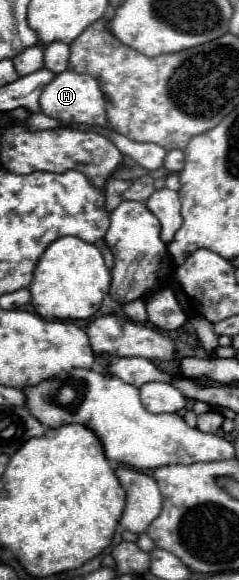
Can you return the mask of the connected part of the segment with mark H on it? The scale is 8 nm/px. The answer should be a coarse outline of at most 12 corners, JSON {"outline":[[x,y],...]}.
{"outline":[[58,73],[42,91],[42,113],[68,123],[106,123],[98,81]]}

